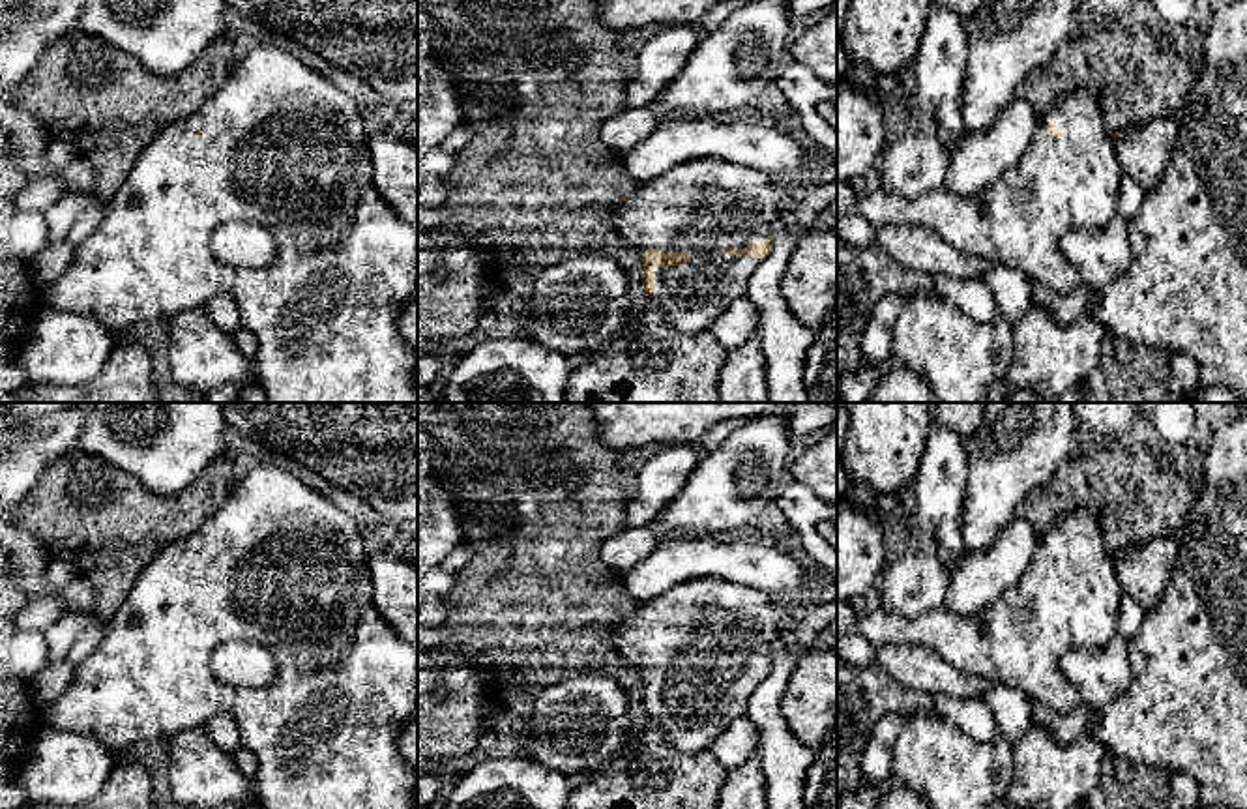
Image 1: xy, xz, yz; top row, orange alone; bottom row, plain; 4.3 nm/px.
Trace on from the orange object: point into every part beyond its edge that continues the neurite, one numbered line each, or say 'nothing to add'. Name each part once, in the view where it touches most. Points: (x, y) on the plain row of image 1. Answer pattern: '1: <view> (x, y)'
1: xz (708, 624)

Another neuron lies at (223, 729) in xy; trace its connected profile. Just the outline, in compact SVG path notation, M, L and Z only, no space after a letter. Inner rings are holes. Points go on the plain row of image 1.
M228 712L215 713L204 723L210 738L227 753L242 747L240 728L236 717Z

